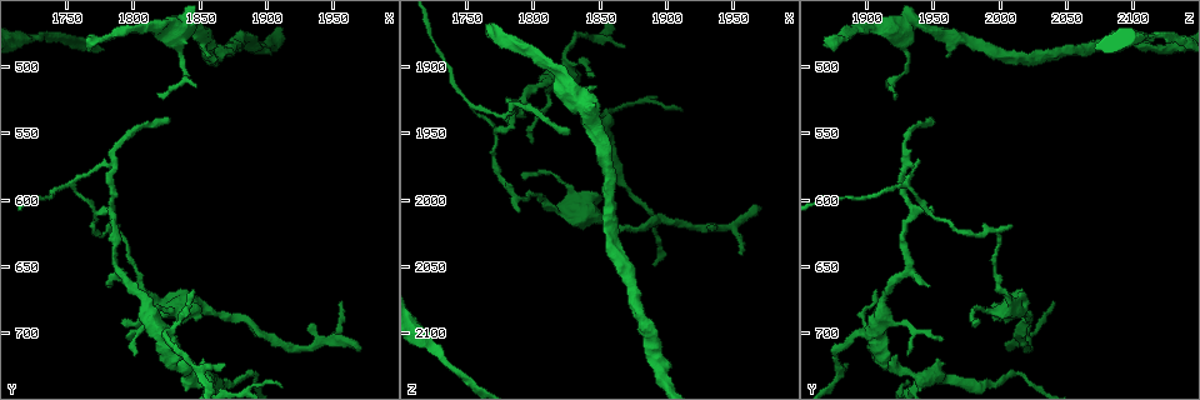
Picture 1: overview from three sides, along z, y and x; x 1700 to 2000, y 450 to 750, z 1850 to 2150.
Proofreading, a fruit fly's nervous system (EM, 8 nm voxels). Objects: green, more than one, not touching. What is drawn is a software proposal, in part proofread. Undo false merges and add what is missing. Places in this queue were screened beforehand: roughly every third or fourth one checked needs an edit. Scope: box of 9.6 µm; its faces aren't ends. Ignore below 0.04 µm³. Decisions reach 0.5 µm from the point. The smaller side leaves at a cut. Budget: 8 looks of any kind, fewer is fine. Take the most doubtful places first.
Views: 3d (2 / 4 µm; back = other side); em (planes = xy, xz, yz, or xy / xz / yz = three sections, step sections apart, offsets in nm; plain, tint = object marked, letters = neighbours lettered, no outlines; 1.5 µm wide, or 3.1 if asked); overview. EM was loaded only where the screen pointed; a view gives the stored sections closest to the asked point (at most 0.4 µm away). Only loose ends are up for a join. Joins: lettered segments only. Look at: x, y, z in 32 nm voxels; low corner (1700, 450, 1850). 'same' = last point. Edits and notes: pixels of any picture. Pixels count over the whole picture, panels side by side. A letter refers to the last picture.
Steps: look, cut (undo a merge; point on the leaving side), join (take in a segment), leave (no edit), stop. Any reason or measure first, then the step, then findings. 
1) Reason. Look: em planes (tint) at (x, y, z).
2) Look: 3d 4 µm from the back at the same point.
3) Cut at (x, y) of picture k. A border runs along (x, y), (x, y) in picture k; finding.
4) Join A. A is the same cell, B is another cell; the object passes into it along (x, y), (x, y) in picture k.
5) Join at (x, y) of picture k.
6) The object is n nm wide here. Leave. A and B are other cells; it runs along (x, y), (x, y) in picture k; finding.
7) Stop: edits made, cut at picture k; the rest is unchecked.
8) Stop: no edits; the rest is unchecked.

Three arms meet. Look: em xy step 4 (tint) at (1824, 702, 1908).

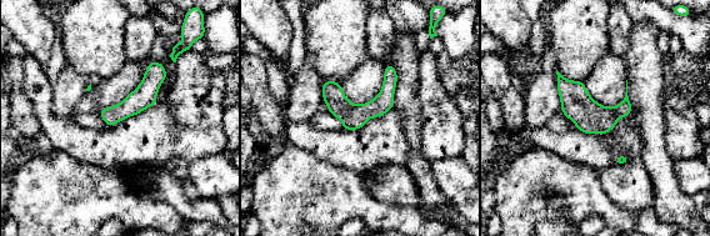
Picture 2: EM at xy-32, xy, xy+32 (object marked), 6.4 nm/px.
Cut it another way. Look: em planes (letters) at the same point.

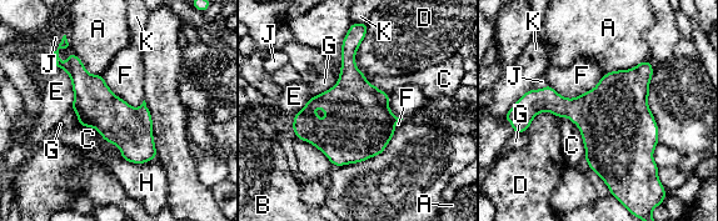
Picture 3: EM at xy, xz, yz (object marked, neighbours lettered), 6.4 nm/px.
Leave. A, B, C, D, E, F, G, H, J and K are other cells; continuous, no second cell.

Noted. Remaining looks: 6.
Look: em planes (letters) at (1768, 476, 1870).

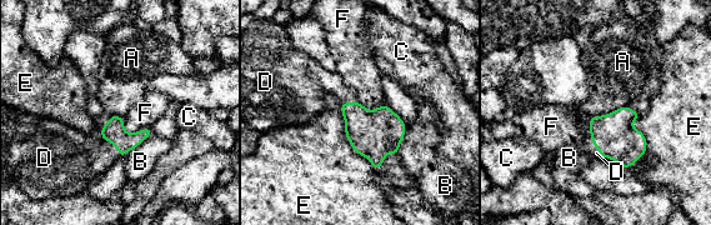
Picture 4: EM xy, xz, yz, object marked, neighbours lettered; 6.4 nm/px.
The longest contact is with E, 500 nm. Join D. D is the same cell, A, B, C, E and F are other cells; the object passes into it along (113, 131), (113, 144), (78, 159) in picture 4; the cell continues.

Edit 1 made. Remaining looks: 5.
Free end. Look: 3d 2 µm at (1970, 712, 2004).

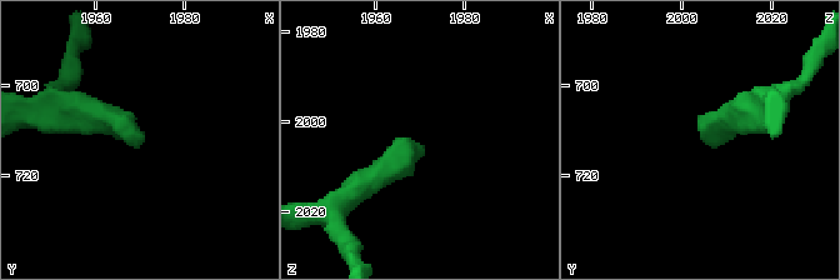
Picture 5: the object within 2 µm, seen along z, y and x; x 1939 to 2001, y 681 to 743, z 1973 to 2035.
Look: em xy step 4 (letters) at (1971, 712, 2005).

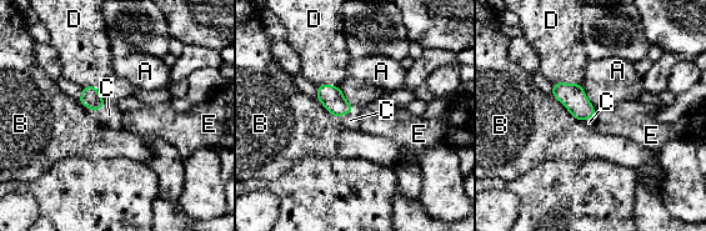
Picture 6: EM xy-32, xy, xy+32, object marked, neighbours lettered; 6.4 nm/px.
Join C. C is the same cell, A, B, D and E are other cells; the cell continues.

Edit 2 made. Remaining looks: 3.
Stop: edits made, join at picture 4, join at picture 6; the rest is unchecked.

